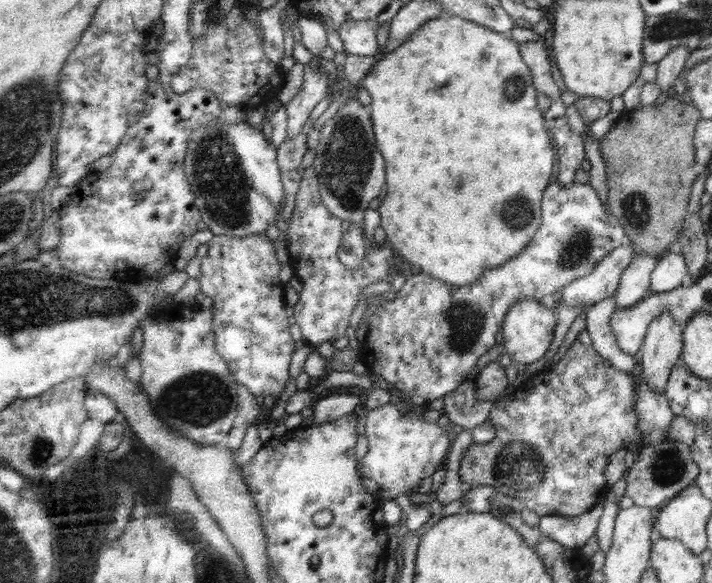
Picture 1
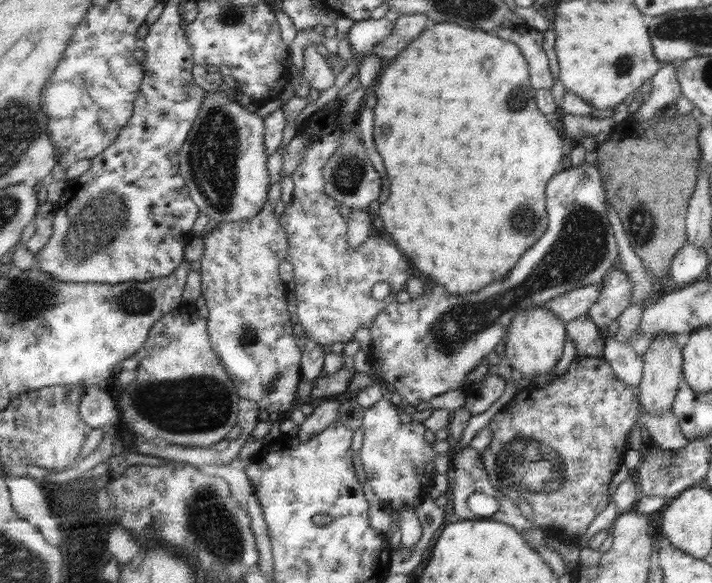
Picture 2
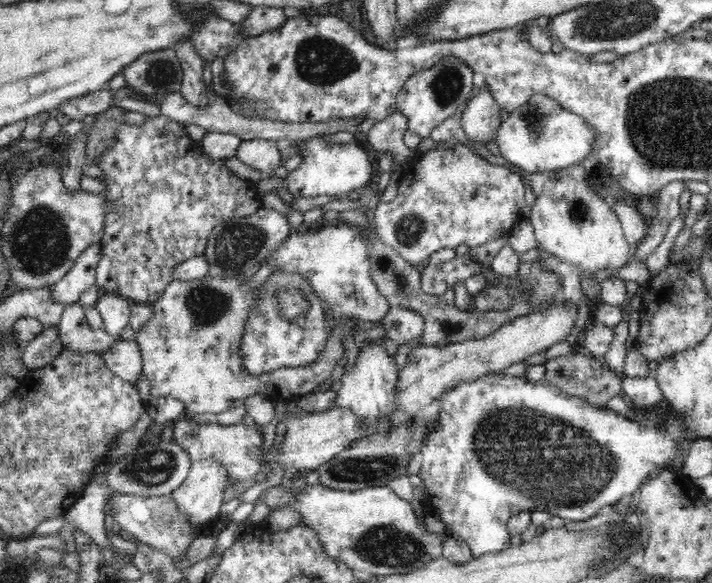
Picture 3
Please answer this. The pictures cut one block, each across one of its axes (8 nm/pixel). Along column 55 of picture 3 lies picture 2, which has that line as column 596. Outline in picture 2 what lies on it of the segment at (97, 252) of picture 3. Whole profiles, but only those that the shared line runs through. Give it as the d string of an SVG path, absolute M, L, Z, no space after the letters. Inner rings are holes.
M600 282L597 285L570 290L551 298L543 306L567 322L586 314L591 304L597 300L599 288Z

